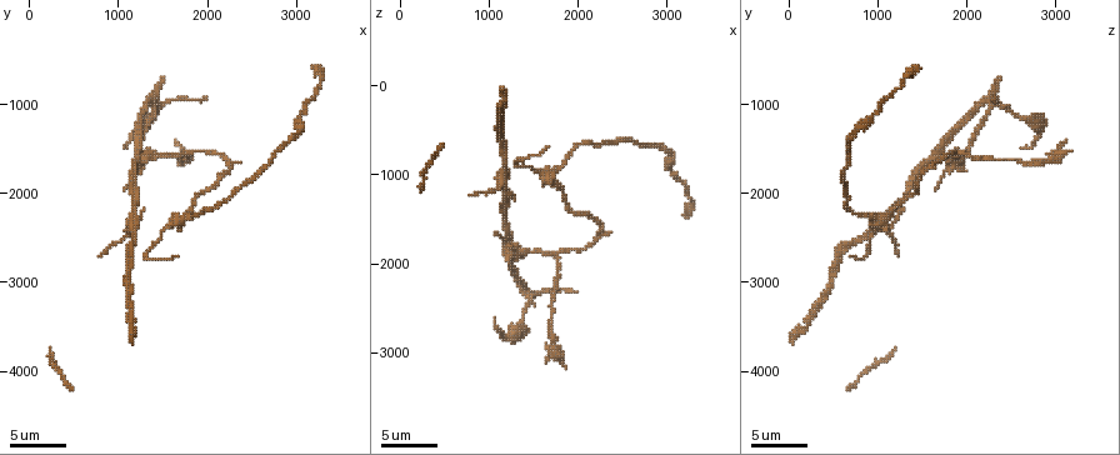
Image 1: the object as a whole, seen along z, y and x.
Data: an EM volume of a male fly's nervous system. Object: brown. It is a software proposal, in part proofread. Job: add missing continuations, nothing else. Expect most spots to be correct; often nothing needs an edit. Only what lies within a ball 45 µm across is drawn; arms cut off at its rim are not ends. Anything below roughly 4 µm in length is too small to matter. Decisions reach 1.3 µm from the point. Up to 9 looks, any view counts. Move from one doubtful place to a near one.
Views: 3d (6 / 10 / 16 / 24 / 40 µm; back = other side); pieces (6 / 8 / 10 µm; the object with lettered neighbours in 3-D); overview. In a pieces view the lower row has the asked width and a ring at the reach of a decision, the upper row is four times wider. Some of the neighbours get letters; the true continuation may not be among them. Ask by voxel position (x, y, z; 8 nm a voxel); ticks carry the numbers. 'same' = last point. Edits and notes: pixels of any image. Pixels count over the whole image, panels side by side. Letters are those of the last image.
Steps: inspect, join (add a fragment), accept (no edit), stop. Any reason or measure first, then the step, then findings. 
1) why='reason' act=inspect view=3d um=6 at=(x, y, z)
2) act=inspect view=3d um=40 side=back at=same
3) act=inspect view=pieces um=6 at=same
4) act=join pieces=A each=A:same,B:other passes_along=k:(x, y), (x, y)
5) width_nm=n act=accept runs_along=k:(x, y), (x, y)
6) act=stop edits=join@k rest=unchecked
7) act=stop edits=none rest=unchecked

why='branch stops here' act=inspect view=3d um=6 at=(1650, 2700, 700)

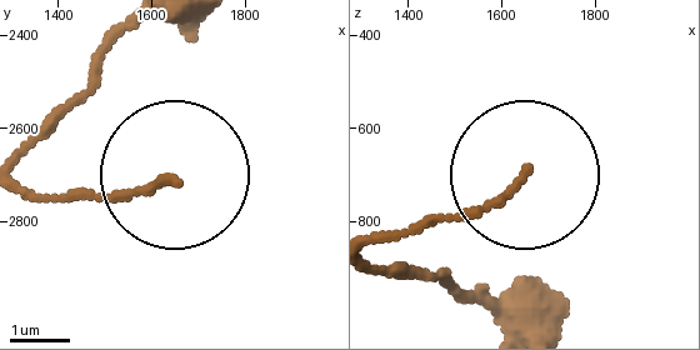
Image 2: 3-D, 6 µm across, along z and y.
why='what lies round it' act=inspect view=pieces um=6 at=(1650, 2705, 710)

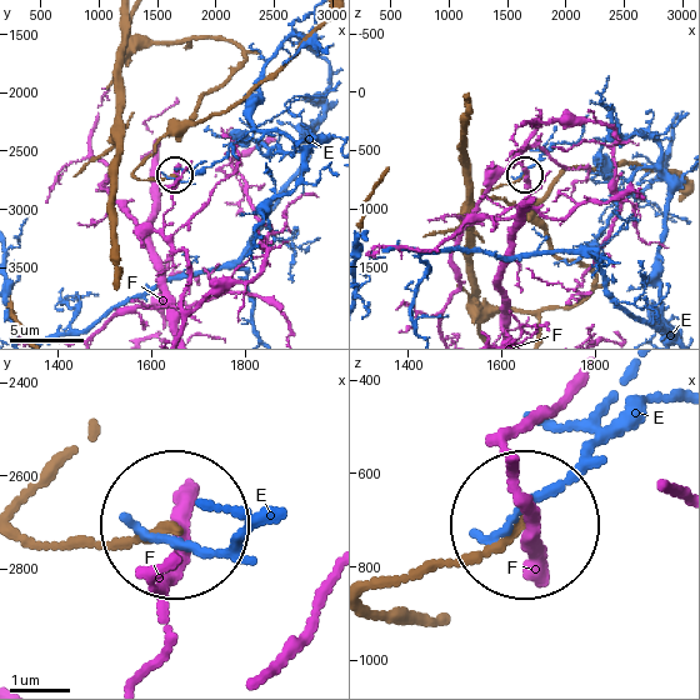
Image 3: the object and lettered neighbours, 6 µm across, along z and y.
act=accept each=E:other,F:other runs_along=3:(430, 619), (385, 614), (375, 589), (515, 534) found='no lettered fragment goes on from it'

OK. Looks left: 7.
why='an open end' act=inspect view=pieces um=10 at=(800, 2700, 1250)

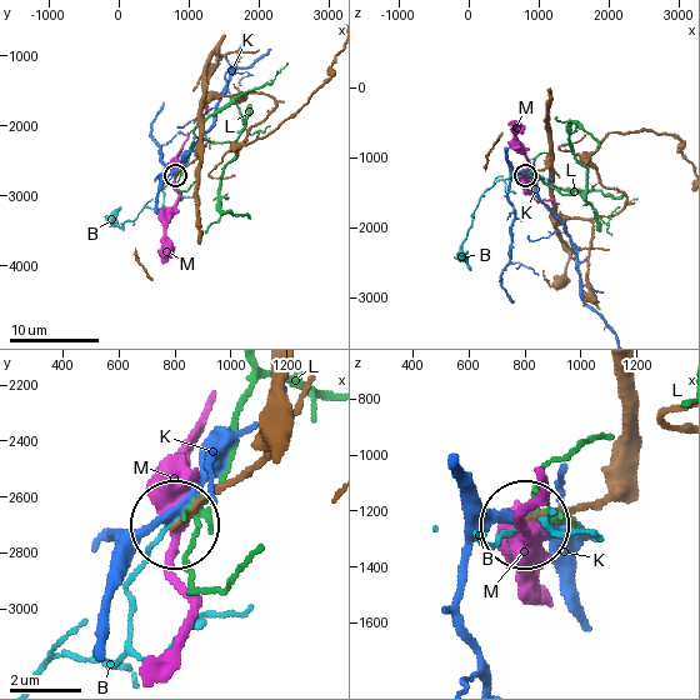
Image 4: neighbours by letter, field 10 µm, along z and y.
act=accept each=B:other,K:other,L:other,M:other found='none of them fits'

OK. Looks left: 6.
why='branch stops here' act=inspect view=pieces um=6 at=(1850, 1500, 3150)

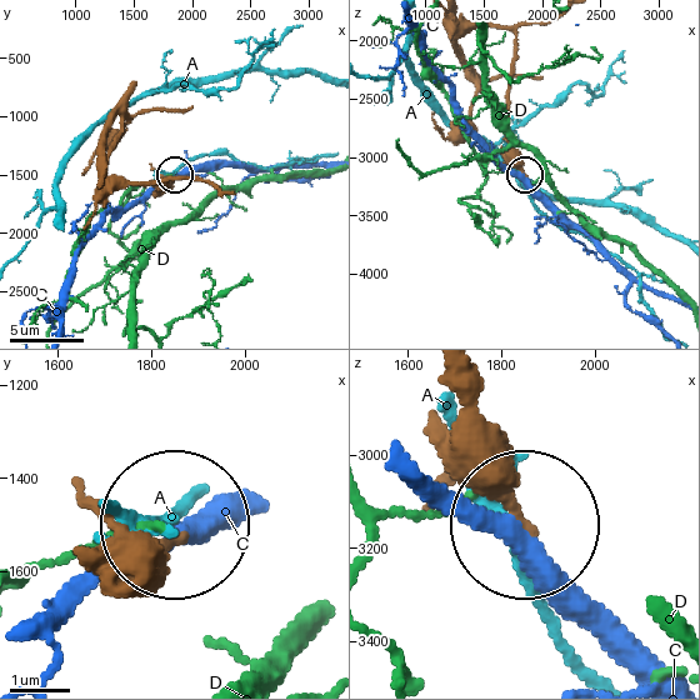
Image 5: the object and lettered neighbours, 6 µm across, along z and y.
act=accept each=A:other,C:other,D:other runs_along=5:(111, 596), (176, 541) found='none of them fits'

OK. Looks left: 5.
why='an open end' act=inspect view=pieces um=10 at=(1450, 750, 2350)

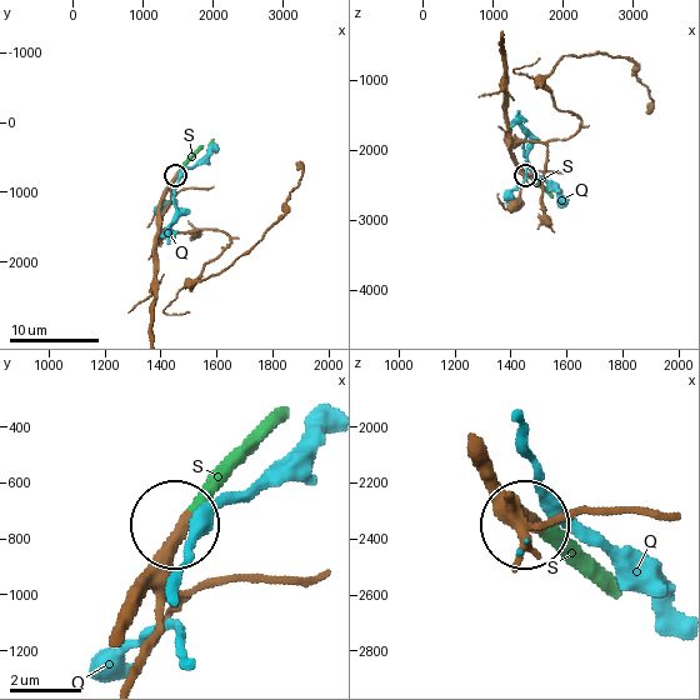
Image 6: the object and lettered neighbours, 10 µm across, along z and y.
act=join pieces=S each=Q:other,S:same passes_along=6:(515, 498), (605, 579) found='the cell continues'

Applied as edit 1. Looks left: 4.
act=stop edits=join@6 rest=unchecked

